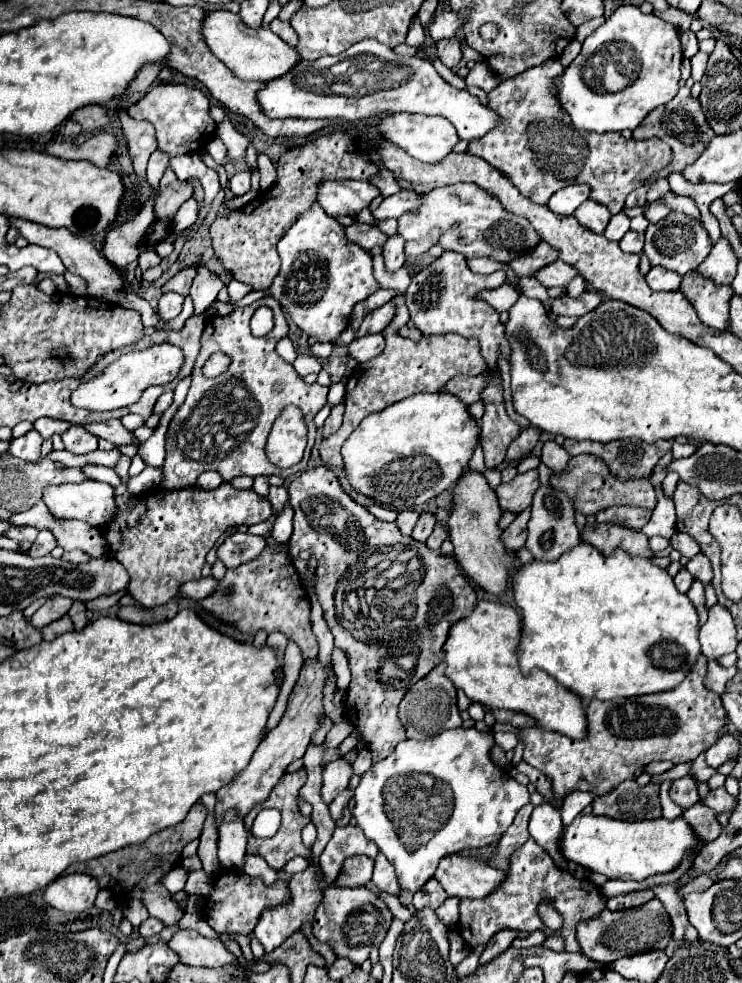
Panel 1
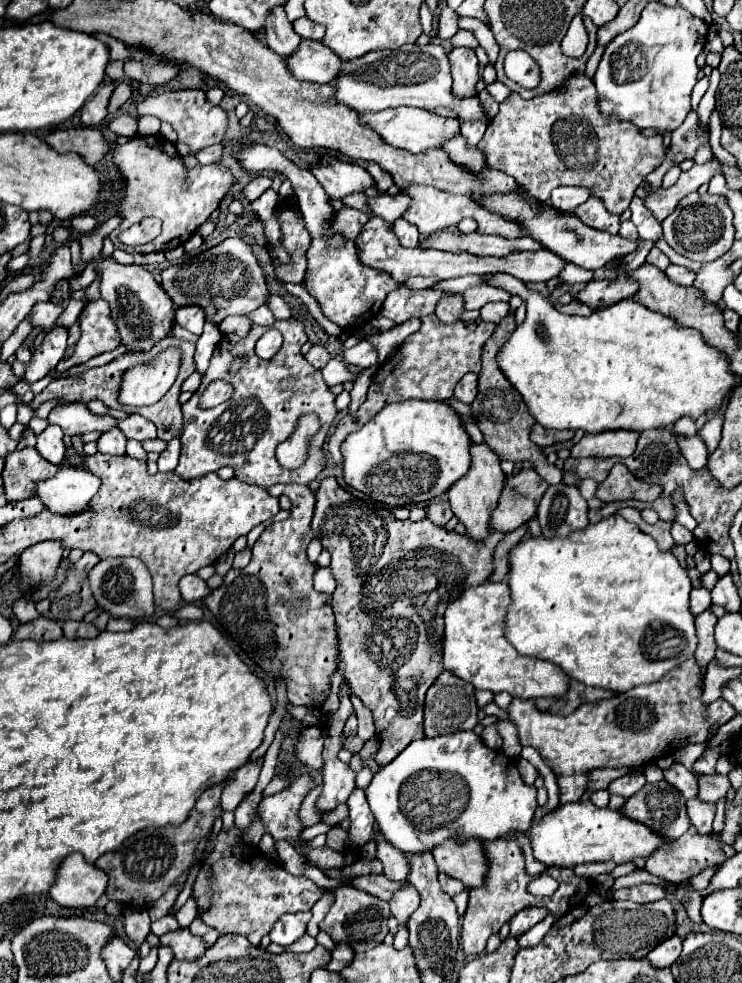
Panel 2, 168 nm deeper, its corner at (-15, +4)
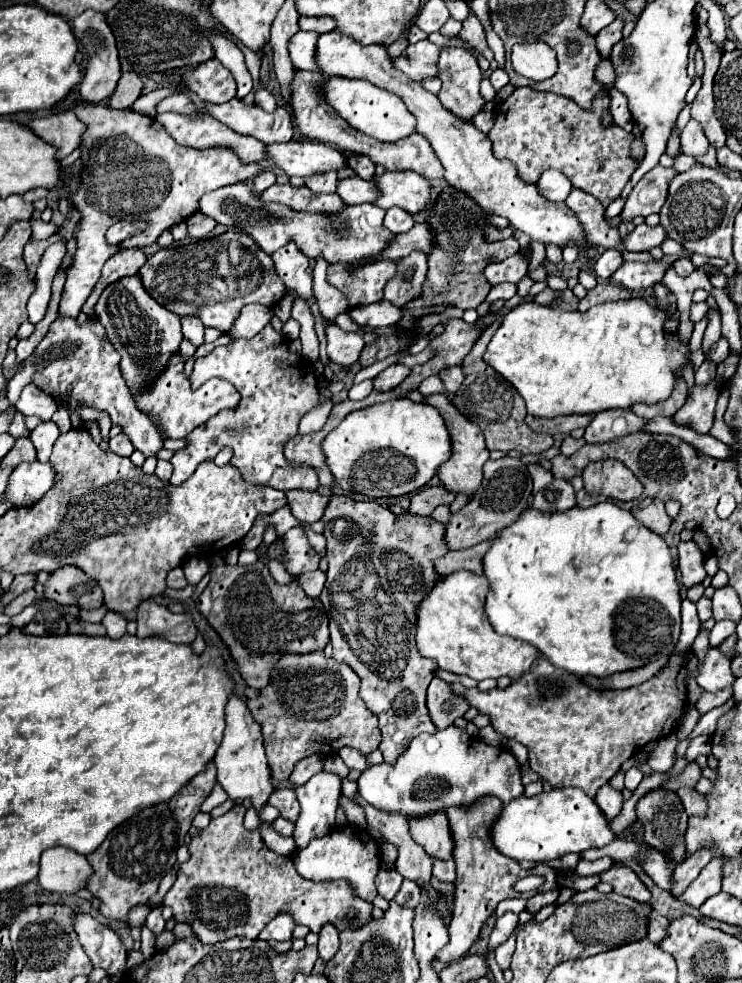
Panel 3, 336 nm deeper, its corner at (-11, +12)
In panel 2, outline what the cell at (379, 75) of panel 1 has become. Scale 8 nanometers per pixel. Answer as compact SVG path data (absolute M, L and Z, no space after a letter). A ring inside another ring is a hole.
M403 45L399 51L371 51L359 59L345 61L343 75L337 79L337 99L355 111L383 111L399 105L433 111L443 105L467 121L487 119L479 99L453 99L451 83L447 53L441 45Z

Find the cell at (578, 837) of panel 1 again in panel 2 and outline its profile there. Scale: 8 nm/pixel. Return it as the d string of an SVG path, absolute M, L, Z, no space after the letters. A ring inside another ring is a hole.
M589 799L565 803L543 813L541 819L531 821L531 829L525 835L529 837L533 857L545 867L575 867L579 863L595 861L615 861L619 865L629 863L635 857L647 859L665 843L659 835L649 831L649 827L623 817L619 811L599 809Z

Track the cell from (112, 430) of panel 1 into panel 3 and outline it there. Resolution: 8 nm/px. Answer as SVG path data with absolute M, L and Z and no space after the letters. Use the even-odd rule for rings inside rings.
M25 385L15 407L23 415L37 415L43 421L49 421L53 417L53 413L59 409L59 403L55 403L55 399L51 399L51 395L43 395L43 391L39 391L39 387Z

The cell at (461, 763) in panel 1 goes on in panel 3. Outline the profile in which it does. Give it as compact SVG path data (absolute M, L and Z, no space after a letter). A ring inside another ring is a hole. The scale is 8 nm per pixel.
M455 725L417 735L407 751L397 757L395 765L381 763L365 769L357 785L361 799L375 809L397 813L405 819L417 819L435 811L445 811L447 807L471 809L487 795L501 799L503 805L523 795L521 769L513 753L505 747L487 745Z

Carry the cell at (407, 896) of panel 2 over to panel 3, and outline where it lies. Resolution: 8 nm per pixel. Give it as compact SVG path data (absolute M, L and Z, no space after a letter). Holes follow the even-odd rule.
M379 871L377 875L377 891L379 895L383 895L385 899L393 899L403 883L403 877L397 873L397 871Z

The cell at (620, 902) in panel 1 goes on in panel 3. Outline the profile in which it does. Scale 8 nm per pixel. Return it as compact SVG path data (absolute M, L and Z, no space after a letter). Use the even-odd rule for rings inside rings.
M615 863L609 871L601 873L601 881L611 883L615 893L631 897L635 901L649 901L651 899L651 891L643 885L643 881L637 877L637 873L627 865Z

